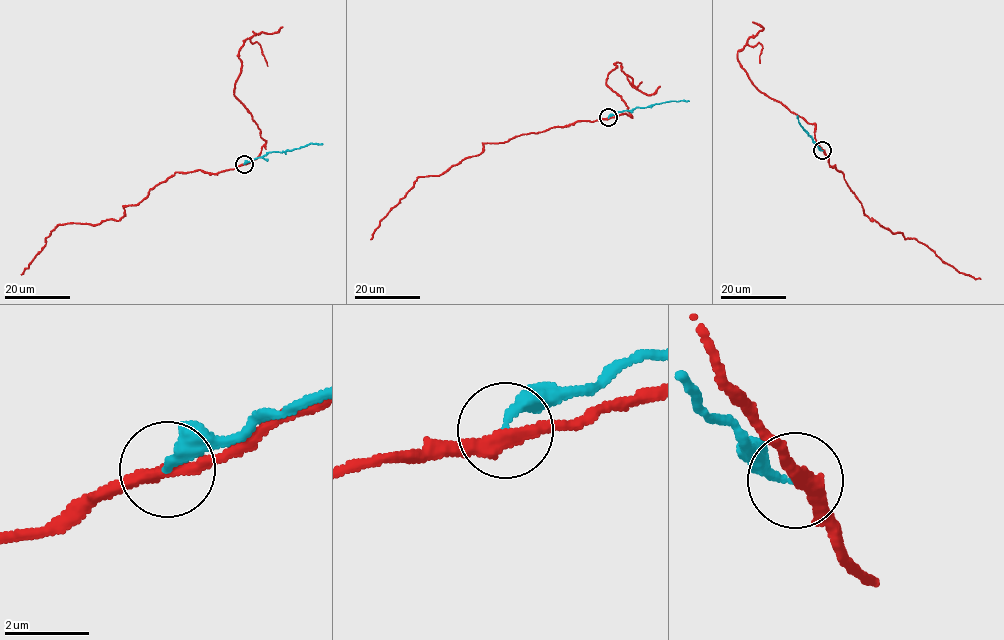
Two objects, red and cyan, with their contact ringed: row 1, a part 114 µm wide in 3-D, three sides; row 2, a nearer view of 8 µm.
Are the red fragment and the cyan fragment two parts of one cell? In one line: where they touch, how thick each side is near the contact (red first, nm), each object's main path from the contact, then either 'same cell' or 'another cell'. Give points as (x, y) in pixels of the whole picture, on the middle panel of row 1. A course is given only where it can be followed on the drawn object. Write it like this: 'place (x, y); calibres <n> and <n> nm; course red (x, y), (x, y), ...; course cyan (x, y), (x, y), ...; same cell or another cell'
place (608, 117); calibres 320 and 240 nm; course red (608, 117), (485, 143), (477, 155), (466, 157), (439, 175), (419, 176), (370, 239); course cyan (608, 117), (637, 107), (671, 100), (689, 101); another cell

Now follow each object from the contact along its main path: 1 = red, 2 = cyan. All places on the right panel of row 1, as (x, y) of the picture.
1: (822, 150), (871, 220), (916, 239), (960, 272), (980, 279)
2: (822, 150), (803, 129), (797, 115)

